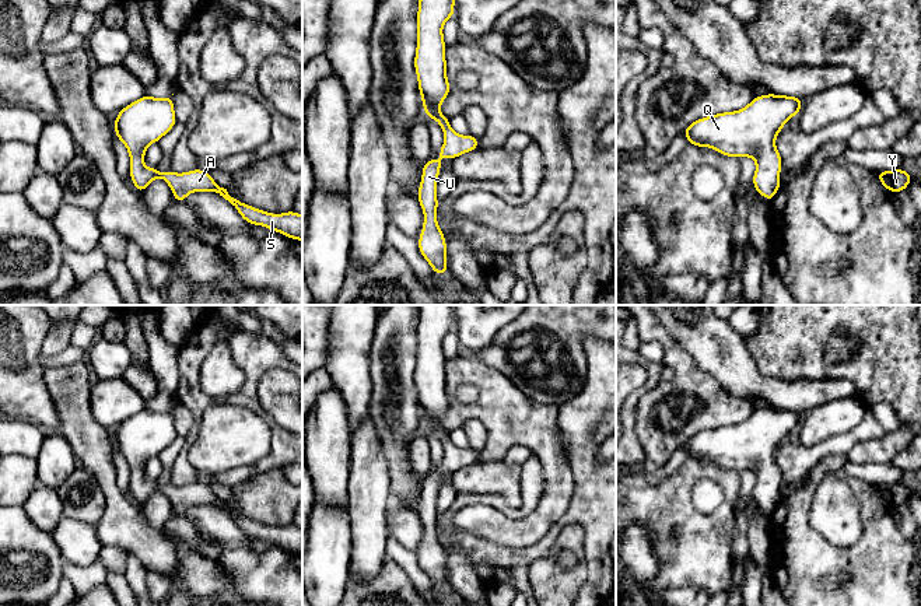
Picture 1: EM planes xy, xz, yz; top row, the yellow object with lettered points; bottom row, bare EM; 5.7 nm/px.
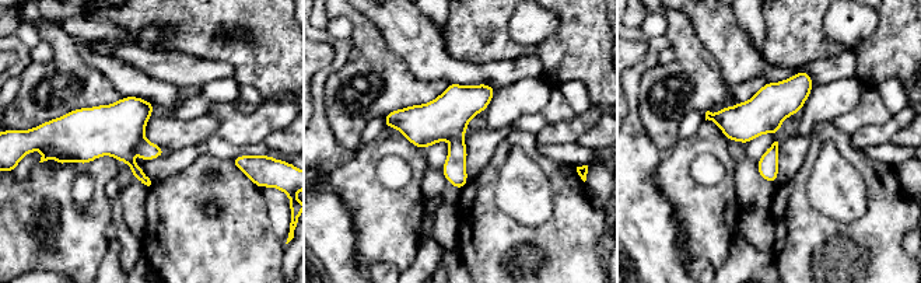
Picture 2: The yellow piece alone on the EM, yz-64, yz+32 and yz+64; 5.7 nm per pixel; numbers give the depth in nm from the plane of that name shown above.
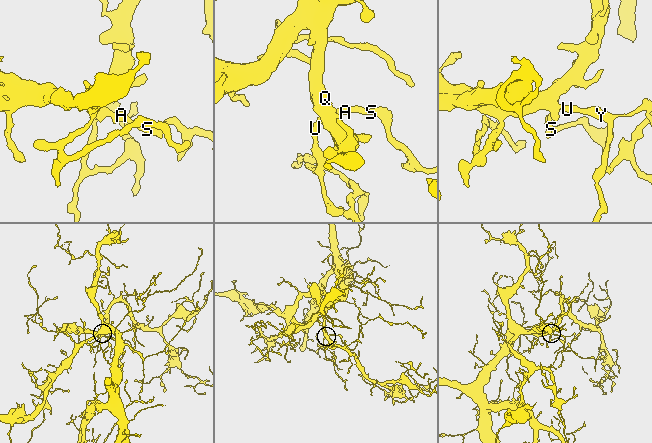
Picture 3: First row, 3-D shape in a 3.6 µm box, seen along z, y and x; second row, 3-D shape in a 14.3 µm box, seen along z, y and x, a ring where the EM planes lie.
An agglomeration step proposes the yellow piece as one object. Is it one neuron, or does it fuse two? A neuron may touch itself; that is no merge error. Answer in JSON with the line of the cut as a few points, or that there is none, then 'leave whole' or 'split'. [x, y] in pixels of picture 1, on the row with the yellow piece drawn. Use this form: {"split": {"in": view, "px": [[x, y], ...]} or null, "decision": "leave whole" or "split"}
{"split": null, "decision": "leave whole"}

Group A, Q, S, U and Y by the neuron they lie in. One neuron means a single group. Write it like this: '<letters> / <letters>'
A Q S U Y

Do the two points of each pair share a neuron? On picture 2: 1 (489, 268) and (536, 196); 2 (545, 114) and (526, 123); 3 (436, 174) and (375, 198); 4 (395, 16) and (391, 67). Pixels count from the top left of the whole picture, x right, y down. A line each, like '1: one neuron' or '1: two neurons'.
1: two neurons
2: one neuron
3: two neurons
4: two neurons

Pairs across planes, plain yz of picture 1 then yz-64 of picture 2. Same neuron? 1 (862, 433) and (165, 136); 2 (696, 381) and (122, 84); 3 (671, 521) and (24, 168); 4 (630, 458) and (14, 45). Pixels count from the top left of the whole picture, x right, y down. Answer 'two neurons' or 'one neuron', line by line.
1: one neuron
2: two neurons
3: two neurons
4: one neuron

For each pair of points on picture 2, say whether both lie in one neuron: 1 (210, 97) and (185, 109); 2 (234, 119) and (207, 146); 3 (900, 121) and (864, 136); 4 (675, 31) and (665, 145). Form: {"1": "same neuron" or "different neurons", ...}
{"1": "same neuron", "2": "different neurons", "3": "same neuron", "4": "same neuron"}

